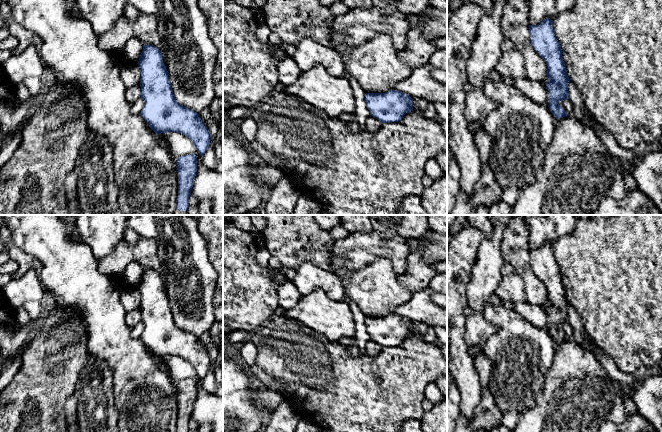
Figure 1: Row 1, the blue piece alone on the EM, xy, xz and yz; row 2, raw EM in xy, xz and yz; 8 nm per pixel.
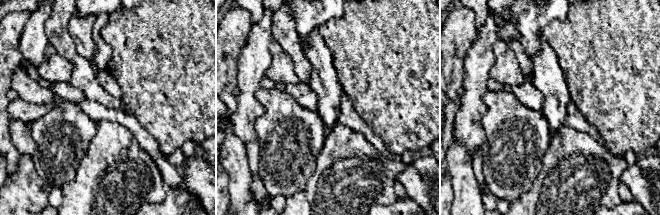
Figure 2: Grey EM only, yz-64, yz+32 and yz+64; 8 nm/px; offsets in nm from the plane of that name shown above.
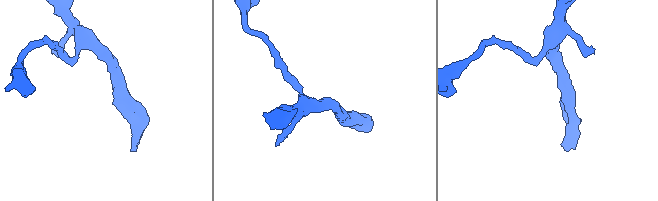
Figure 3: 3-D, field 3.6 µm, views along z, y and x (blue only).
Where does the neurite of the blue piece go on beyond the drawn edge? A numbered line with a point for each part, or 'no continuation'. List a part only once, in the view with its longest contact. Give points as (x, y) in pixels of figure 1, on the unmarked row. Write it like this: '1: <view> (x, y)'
no continuation

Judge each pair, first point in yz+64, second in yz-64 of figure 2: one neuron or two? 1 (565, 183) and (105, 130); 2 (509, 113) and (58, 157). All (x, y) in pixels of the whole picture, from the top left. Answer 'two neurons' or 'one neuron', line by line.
1: one neuron
2: one neuron

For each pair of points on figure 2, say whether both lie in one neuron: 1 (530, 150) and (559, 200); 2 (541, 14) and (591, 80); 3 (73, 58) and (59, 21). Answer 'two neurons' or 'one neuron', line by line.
1: two neurons
2: two neurons
3: one neuron

